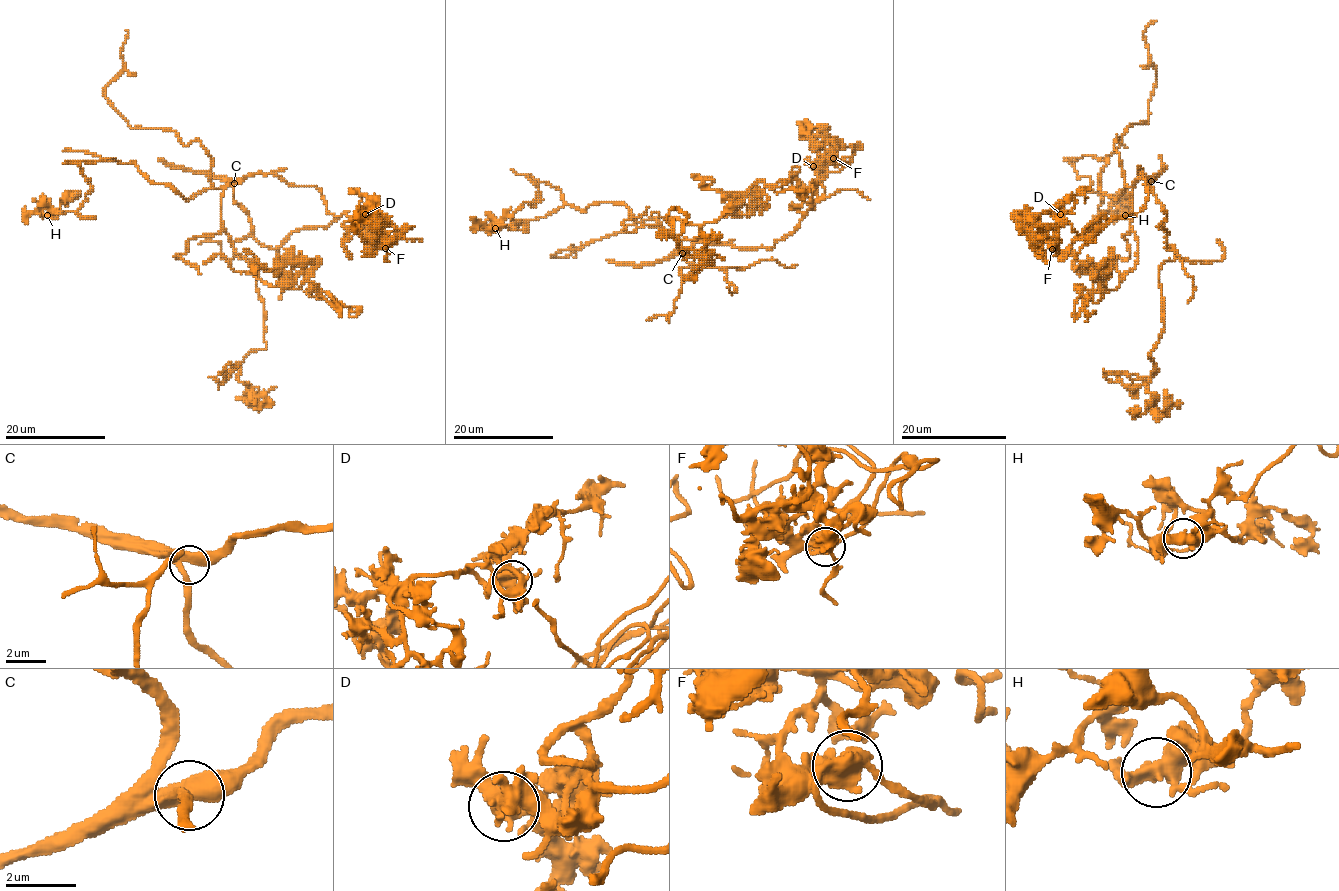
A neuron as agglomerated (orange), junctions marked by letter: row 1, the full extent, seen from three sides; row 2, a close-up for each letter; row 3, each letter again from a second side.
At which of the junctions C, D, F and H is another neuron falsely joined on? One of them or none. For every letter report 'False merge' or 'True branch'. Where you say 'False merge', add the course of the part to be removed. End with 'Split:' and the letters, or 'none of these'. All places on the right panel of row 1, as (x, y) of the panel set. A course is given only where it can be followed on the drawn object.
C: True branch
D: True branch
F: True branch
H: True branch
Split: none of these

